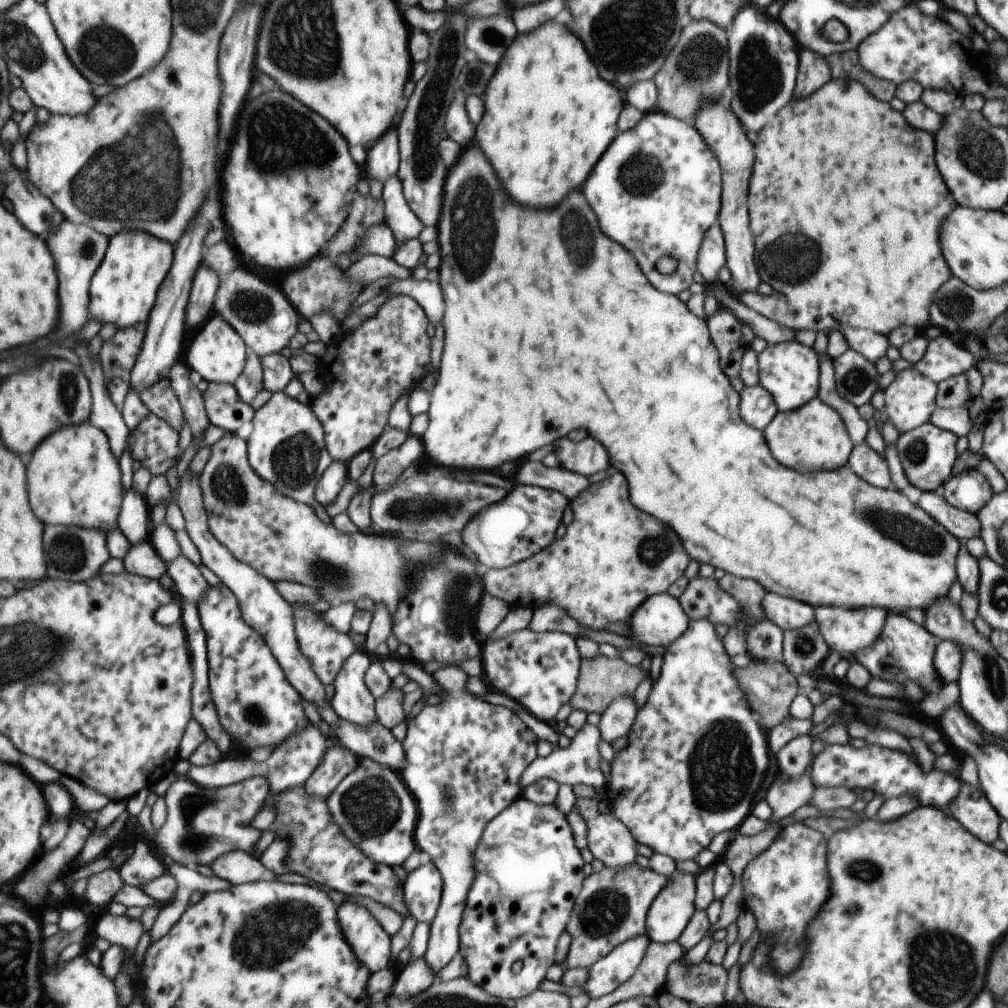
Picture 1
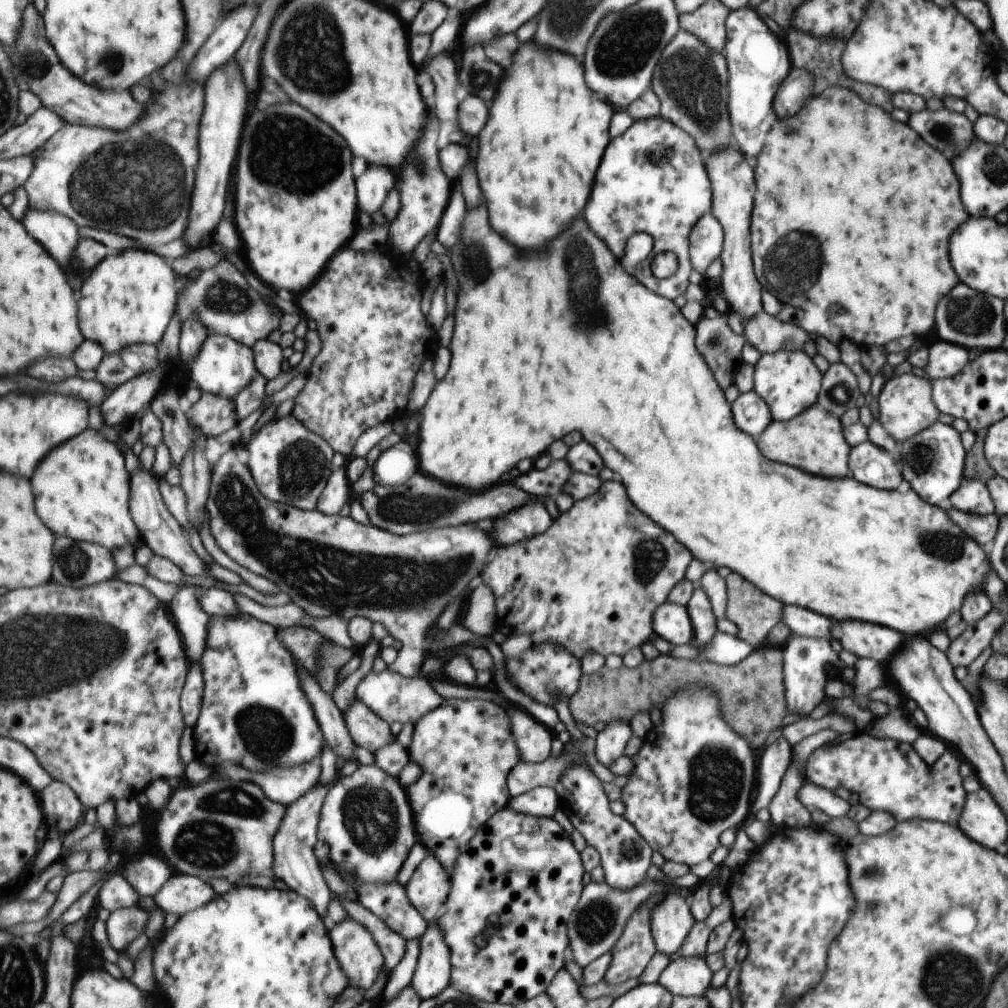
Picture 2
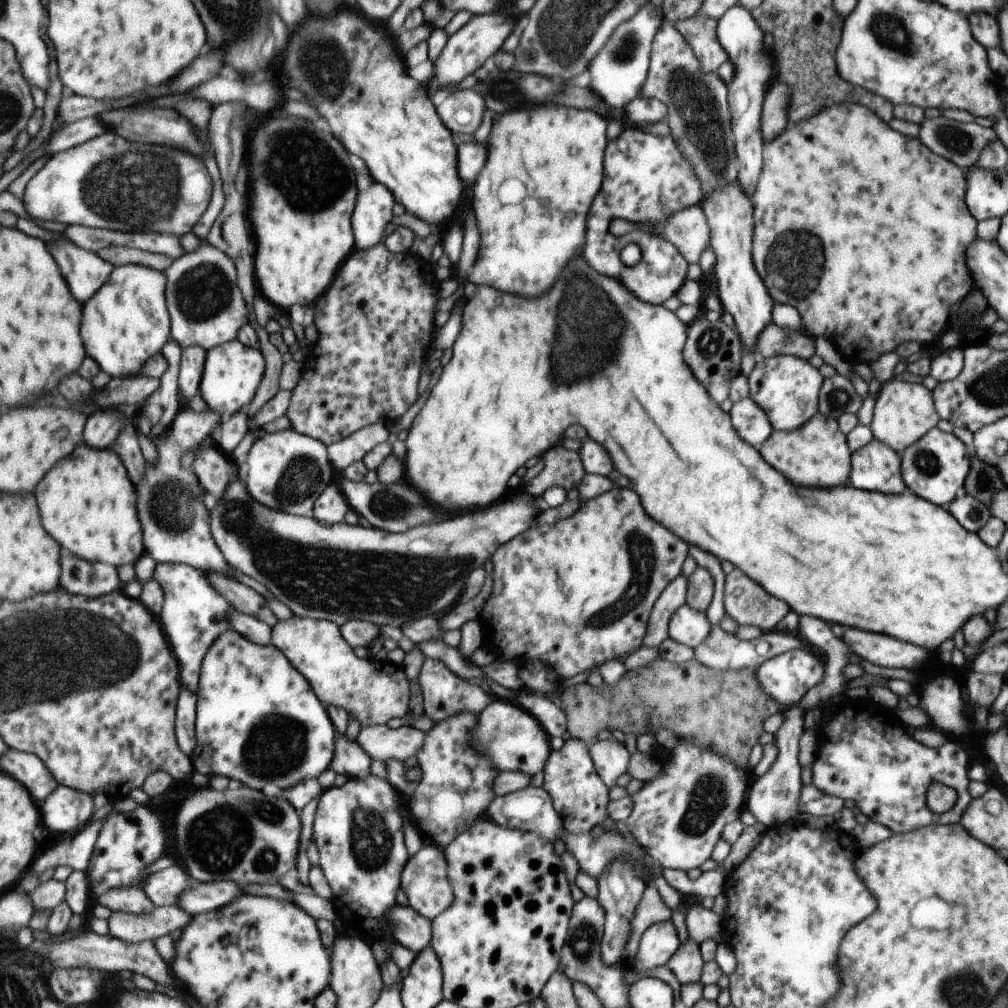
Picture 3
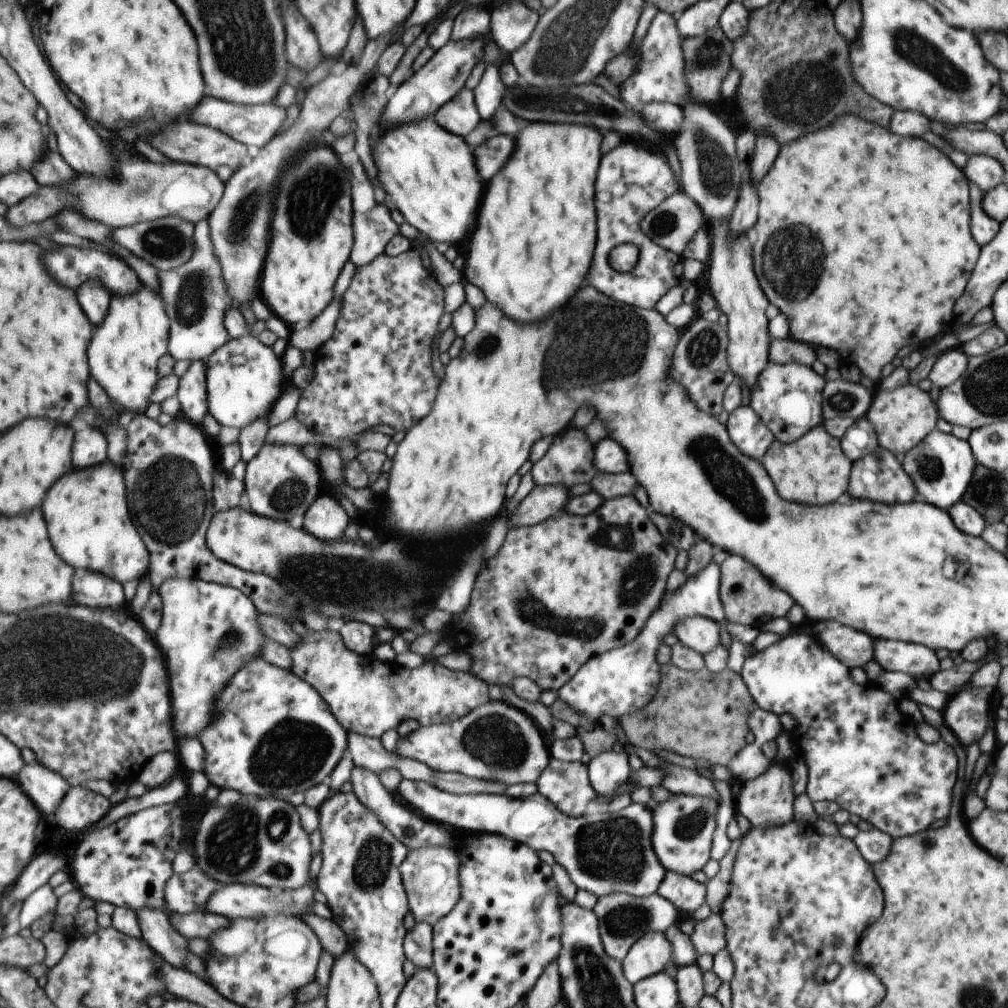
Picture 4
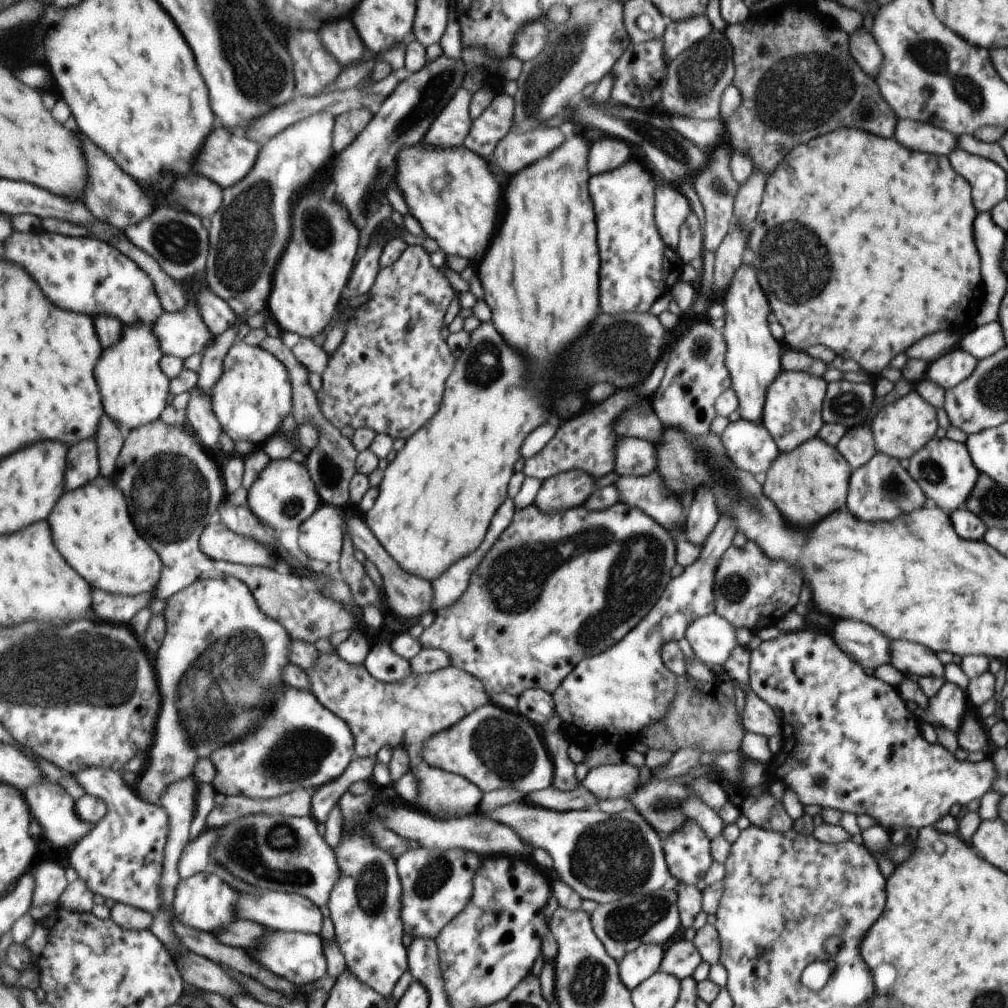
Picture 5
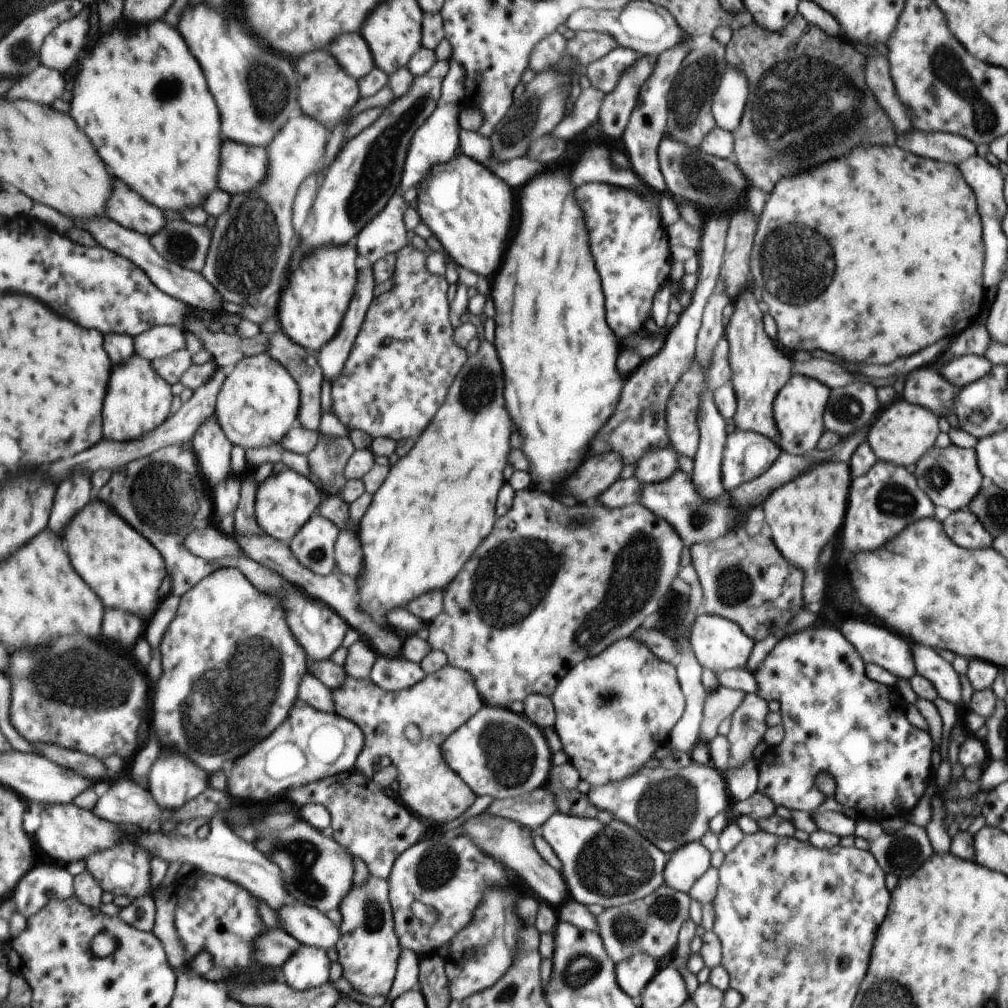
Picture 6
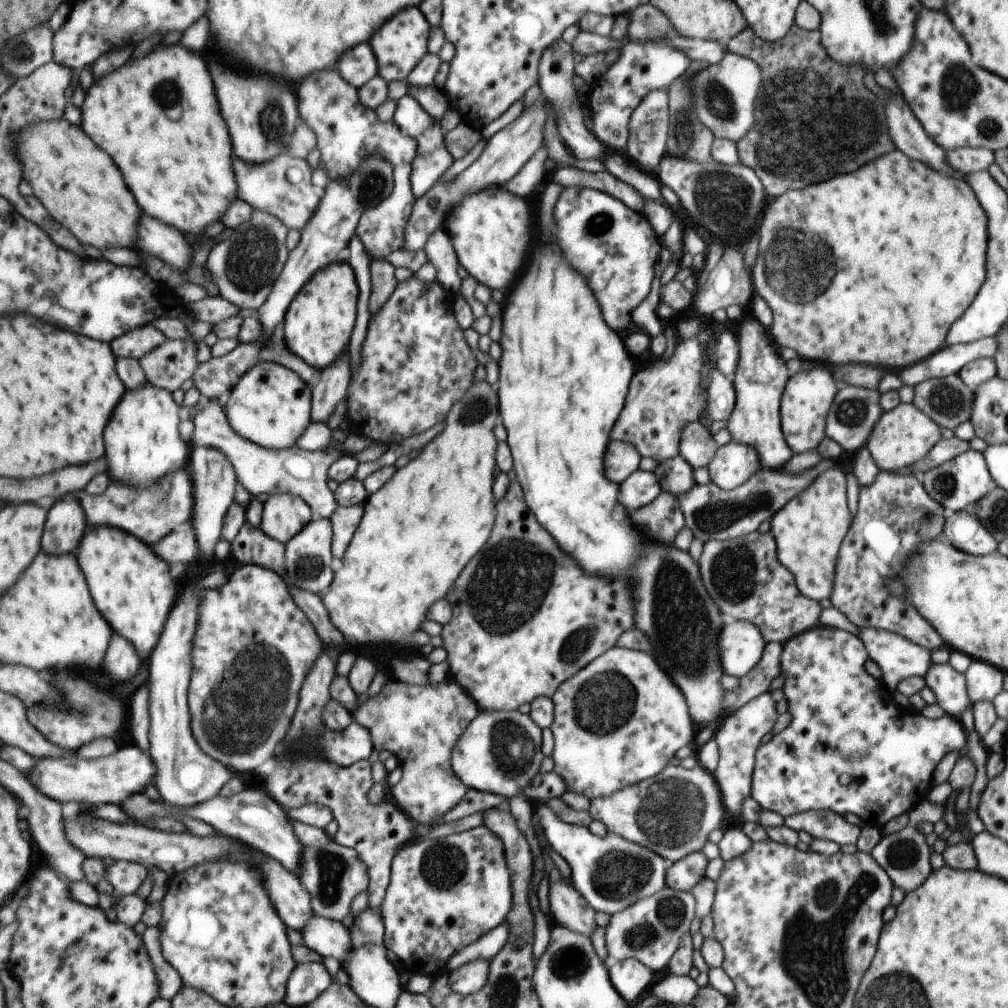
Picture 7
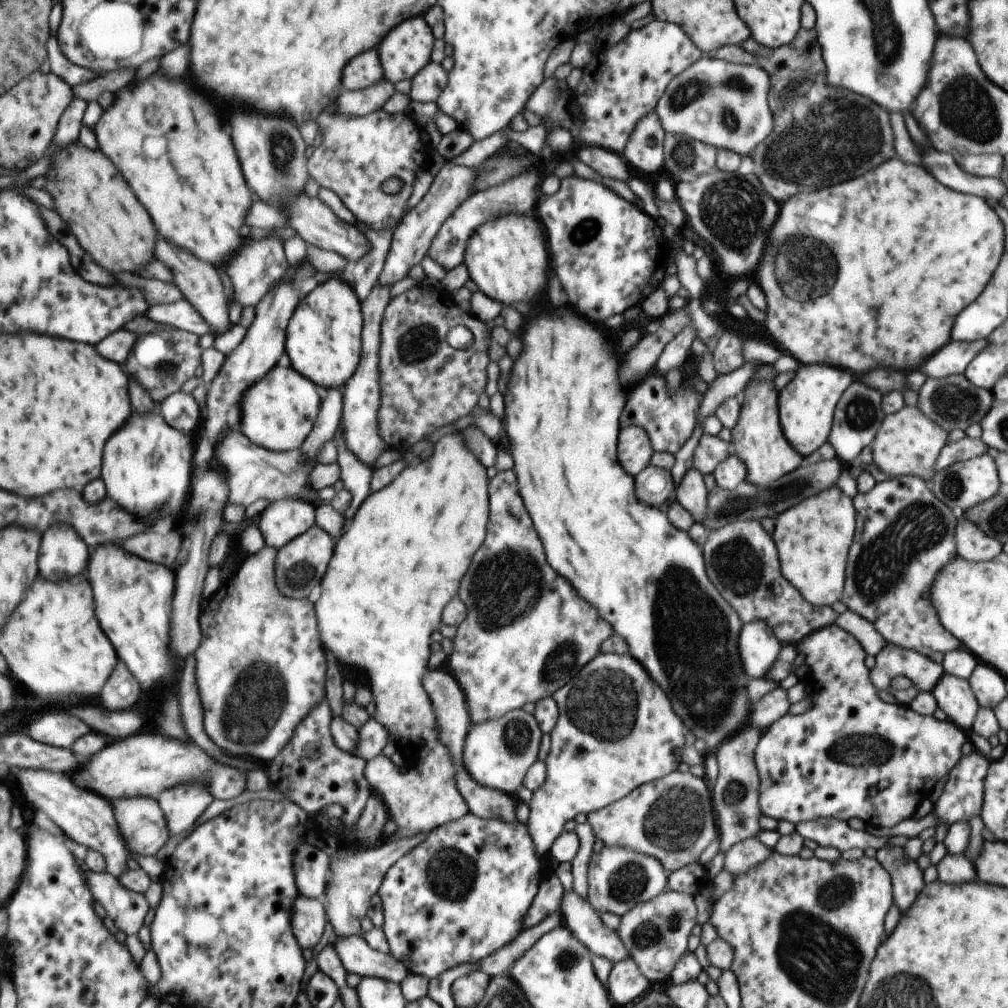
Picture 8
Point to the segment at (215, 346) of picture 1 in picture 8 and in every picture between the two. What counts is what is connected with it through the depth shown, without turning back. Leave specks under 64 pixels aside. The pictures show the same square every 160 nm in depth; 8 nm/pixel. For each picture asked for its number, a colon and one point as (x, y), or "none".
2: (225, 367)
3: (232, 373)
4: (245, 378)
5: (254, 395)
6: (259, 402)
7: (271, 405)
8: (279, 412)

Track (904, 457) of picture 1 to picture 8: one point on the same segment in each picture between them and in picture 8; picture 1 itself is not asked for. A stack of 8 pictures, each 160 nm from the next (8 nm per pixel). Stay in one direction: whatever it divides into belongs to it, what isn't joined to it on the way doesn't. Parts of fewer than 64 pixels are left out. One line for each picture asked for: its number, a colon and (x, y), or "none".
2: (932, 460)
3: (934, 467)
4: (941, 466)
5: (943, 468)
6: (950, 477)
7: (957, 483)
8: (966, 483)

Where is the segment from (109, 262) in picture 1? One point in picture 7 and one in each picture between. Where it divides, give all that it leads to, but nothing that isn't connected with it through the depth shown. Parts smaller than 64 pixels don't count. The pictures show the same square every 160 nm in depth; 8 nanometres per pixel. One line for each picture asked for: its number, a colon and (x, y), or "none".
2: (131, 297)
3: (129, 321)
4: (127, 349)
5: (136, 389)
6: (140, 399)
7: (143, 437)

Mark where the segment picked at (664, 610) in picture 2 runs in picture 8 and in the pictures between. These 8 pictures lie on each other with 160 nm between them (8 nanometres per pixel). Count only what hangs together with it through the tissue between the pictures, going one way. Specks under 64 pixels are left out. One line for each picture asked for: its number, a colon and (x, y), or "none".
3: (689, 627)
4: (701, 635)
5: (711, 637)
6: (718, 644)
7: (740, 643)
8: (758, 647)

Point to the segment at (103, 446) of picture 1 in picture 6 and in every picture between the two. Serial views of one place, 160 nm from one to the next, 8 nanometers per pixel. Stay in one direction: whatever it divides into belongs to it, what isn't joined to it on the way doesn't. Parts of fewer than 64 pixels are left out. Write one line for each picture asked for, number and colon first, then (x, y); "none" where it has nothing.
2: (83, 488)
3: (89, 503)
4: (89, 520)
5: (92, 527)
6: (124, 567)

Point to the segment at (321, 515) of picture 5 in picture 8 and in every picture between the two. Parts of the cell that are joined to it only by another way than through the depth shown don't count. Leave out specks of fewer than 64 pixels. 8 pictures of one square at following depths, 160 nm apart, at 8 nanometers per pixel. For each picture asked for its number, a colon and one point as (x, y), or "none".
6: (315, 545)
7: (309, 555)
8: (301, 566)

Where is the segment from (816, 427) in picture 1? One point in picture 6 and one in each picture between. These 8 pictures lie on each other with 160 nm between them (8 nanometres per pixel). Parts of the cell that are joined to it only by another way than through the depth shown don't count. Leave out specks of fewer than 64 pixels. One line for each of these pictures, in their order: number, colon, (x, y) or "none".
2: (814, 440)
3: (816, 454)
4: (812, 470)
5: (806, 482)
6: (805, 512)

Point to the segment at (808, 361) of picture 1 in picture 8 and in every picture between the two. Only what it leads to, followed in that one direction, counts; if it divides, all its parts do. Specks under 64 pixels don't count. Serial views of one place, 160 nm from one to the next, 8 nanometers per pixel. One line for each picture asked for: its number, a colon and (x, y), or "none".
2: (787, 381)
3: (784, 386)
4: (786, 397)
5: (791, 412)
6: (796, 409)
7: (807, 396)
8: (806, 403)

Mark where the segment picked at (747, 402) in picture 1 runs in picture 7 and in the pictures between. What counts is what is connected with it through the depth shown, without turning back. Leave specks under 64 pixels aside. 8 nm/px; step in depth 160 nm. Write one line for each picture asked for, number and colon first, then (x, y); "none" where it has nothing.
2: (751, 414)
3: (753, 426)
4: (751, 437)
5: (749, 446)
6: (745, 455)
7: (733, 463)

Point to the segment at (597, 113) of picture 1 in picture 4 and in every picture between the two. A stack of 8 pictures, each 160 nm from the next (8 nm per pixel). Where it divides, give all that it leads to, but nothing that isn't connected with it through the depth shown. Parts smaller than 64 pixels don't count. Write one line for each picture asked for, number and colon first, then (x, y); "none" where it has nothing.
2: (546, 131)
3: (555, 152)
4: (535, 232)

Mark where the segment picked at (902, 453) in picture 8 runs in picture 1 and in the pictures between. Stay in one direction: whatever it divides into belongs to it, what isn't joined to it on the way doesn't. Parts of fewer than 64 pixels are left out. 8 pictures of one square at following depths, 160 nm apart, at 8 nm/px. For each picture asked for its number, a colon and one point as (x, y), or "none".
1: (909, 400)
2: (905, 404)
3: (902, 413)
4: (903, 418)
5: (899, 429)
6: (903, 431)
7: (904, 434)

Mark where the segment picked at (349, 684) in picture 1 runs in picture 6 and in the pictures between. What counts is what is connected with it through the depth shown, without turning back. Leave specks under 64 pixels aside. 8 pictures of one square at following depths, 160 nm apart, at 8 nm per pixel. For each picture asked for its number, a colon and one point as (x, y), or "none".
2: (369, 730)
3: (381, 743)
4: (496, 742)
5: (494, 749)
6: (497, 753)

